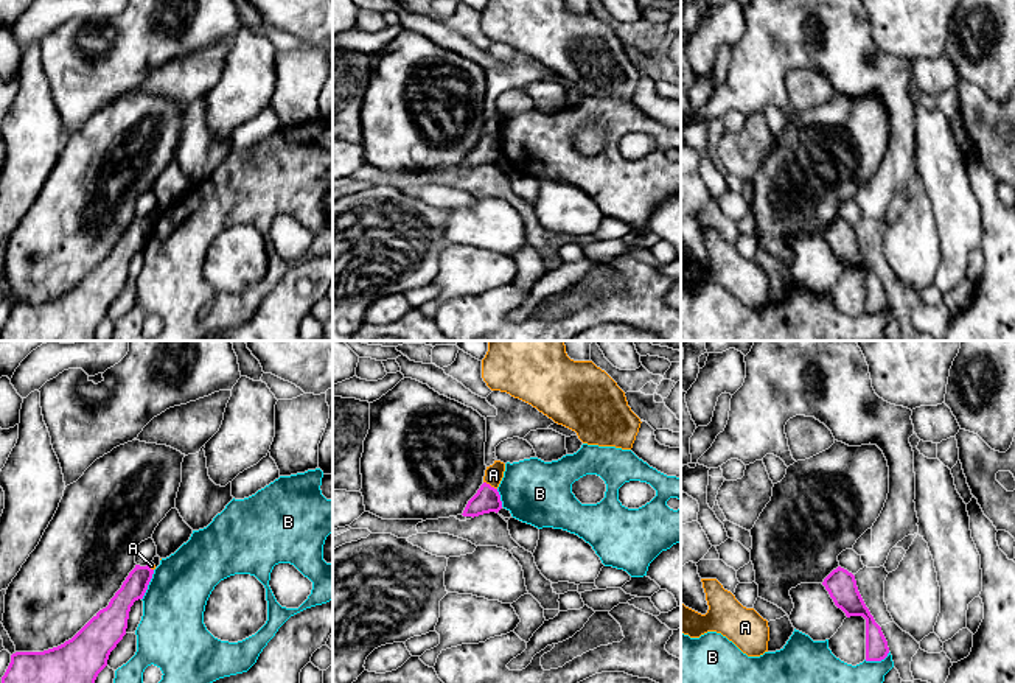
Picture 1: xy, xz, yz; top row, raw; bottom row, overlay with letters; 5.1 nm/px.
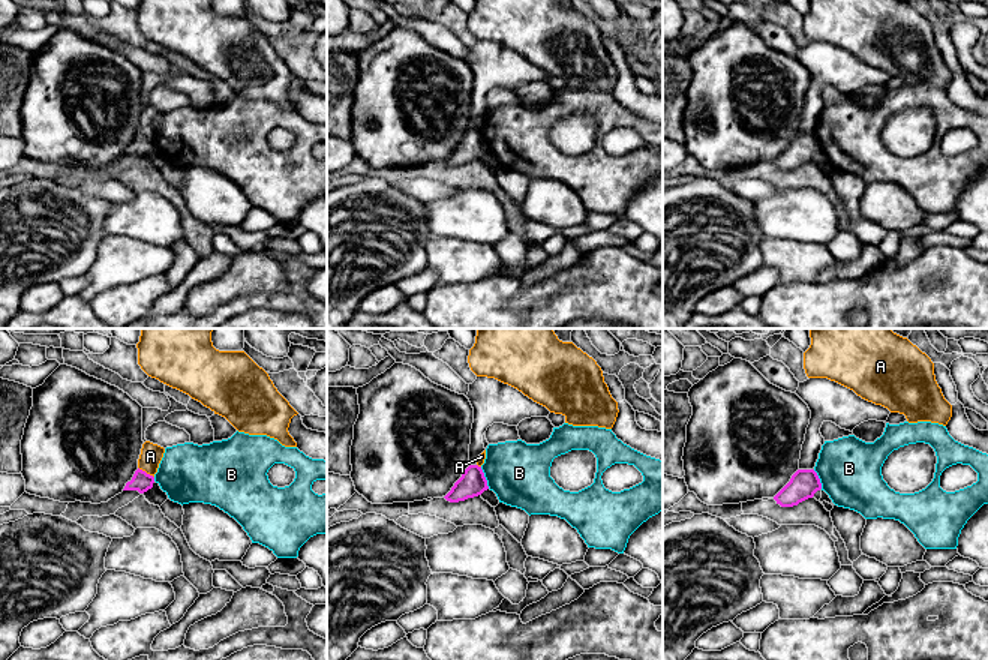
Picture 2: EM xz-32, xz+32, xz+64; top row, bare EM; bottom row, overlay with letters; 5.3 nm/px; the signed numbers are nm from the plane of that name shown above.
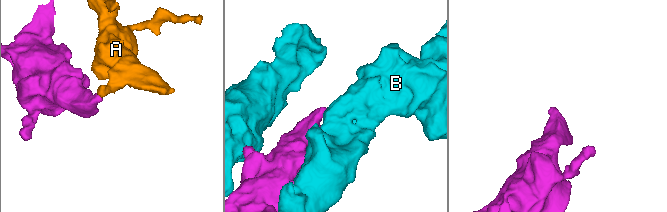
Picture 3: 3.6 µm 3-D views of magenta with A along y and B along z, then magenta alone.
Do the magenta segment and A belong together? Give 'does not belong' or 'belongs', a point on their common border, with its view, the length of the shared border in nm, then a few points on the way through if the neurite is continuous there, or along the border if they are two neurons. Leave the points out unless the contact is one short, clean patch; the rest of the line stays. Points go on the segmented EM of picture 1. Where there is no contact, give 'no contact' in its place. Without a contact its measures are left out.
does not belong; meets magenta in xz at (488, 484); contact 80 nm long; border along xz (484, 481), (496, 489)

